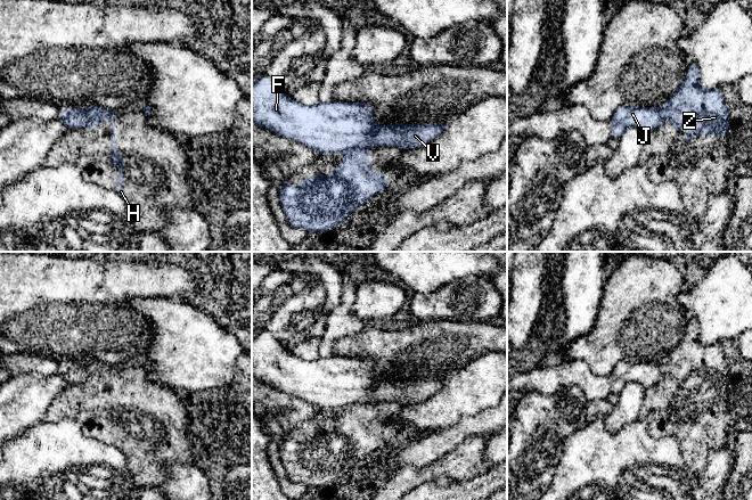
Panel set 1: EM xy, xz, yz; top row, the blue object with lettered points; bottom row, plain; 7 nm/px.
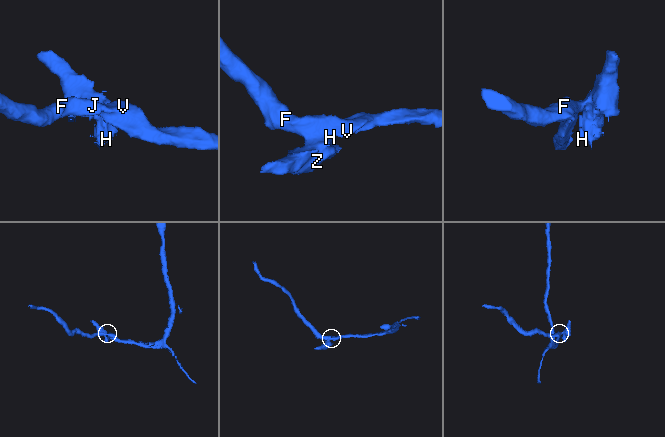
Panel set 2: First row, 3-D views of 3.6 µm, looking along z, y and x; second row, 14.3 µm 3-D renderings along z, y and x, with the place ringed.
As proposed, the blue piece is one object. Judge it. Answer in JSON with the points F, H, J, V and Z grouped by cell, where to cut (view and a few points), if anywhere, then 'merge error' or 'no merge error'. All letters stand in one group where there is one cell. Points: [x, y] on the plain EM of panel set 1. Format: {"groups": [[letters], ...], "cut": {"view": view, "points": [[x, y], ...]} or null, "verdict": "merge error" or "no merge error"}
{"groups": [["F", "J", "V"], ["H", "Z"]], "cut": {"view": "xz", "points": [[365, 403], [348, 403], [343, 407]]}, "verdict": "merge error"}

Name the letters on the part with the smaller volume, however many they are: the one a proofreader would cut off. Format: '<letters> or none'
H, Z

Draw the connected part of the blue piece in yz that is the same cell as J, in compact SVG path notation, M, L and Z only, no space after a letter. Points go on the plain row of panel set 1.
M621 360L616 362L610 377L612 379L611 391L619 395L631 382L640 384L645 390L656 385L662 378L662 372L659 363Z

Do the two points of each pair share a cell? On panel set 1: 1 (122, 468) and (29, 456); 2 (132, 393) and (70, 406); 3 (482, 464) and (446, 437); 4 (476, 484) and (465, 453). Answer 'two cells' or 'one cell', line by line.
1: one cell
2: one cell
3: two cells
4: two cells

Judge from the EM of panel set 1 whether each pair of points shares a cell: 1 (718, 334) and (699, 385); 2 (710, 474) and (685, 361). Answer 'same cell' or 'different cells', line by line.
1: different cells
2: different cells

